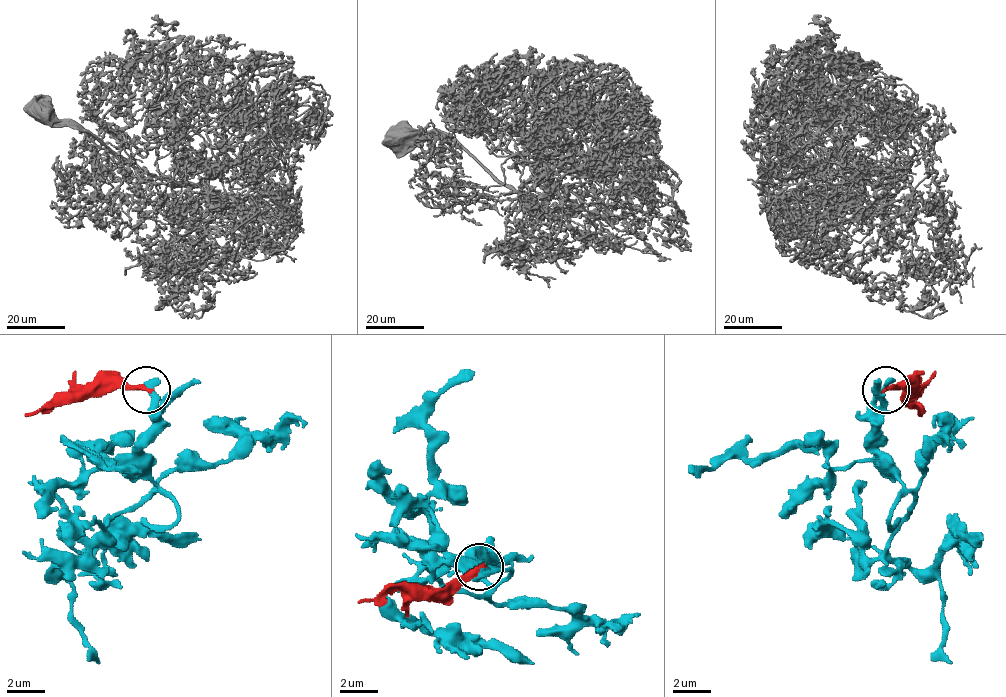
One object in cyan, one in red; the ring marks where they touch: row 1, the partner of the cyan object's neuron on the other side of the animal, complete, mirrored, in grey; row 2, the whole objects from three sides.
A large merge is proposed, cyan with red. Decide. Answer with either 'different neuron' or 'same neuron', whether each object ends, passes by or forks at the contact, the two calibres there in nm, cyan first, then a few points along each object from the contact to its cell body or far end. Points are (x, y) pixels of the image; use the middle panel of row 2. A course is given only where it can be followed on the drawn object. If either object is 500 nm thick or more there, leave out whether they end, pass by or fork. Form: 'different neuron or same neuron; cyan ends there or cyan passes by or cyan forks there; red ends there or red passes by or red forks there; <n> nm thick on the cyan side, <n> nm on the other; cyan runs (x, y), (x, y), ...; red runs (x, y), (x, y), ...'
different neuron; cyan ends there; red ends there; 400 nm thick on the cyan side, 280 nm on the other; cyan runs (478, 565), (483, 556), (487, 589), (454, 594), (421, 570), (388, 594), (435, 636), (502, 641), (535, 665); red runs (478, 565), (440, 589), (388, 589), (359, 603)

